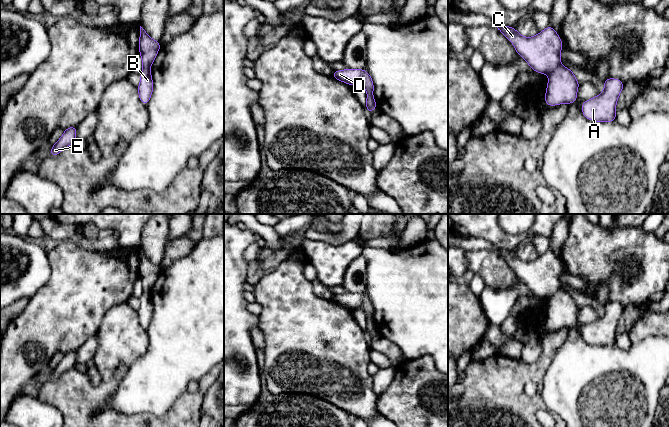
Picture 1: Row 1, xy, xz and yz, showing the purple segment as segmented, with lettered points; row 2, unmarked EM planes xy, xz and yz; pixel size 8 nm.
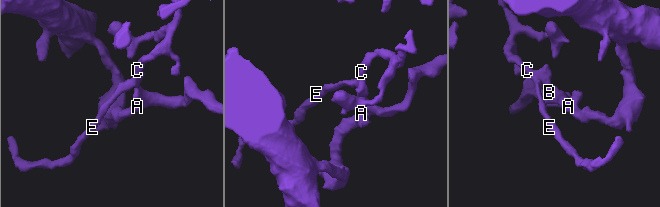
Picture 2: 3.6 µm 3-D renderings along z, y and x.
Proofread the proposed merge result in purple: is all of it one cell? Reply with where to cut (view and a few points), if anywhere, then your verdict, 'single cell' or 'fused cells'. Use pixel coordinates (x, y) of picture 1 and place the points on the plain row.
yz (559, 289), (549, 298) | fused cells

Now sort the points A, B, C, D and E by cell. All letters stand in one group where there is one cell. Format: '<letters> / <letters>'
A B / C D E

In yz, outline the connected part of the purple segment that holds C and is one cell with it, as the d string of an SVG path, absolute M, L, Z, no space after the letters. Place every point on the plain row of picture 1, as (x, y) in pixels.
M494 250L512 266L516 276L523 281L535 296L550 298L560 290L560 276L563 272L560 260L552 250L548 250L534 261L523 261L515 251Z

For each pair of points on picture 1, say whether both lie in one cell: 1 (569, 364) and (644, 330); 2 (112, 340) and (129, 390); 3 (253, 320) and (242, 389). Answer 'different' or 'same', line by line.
1: different
2: different
3: same

